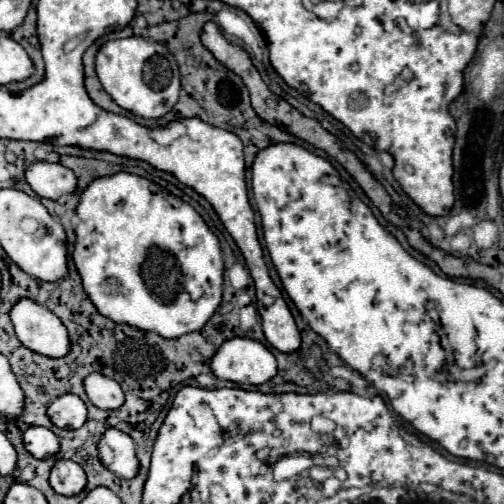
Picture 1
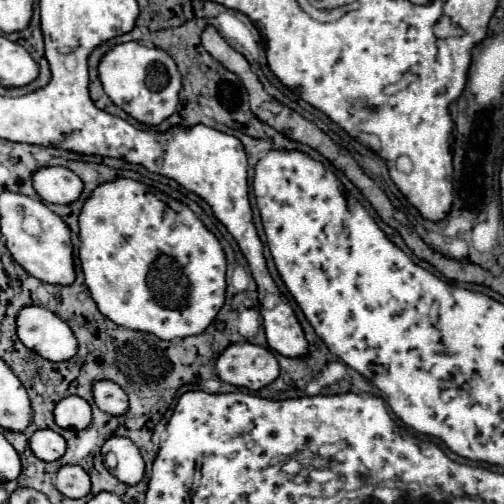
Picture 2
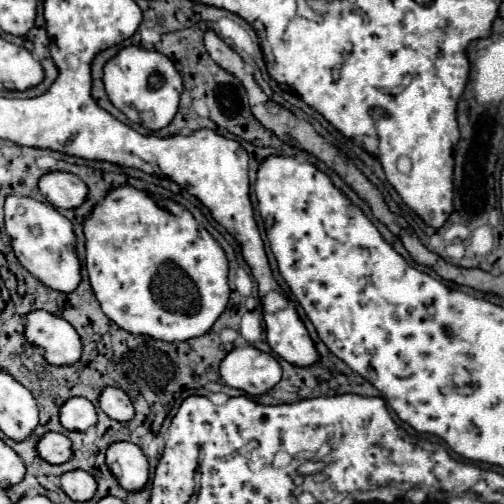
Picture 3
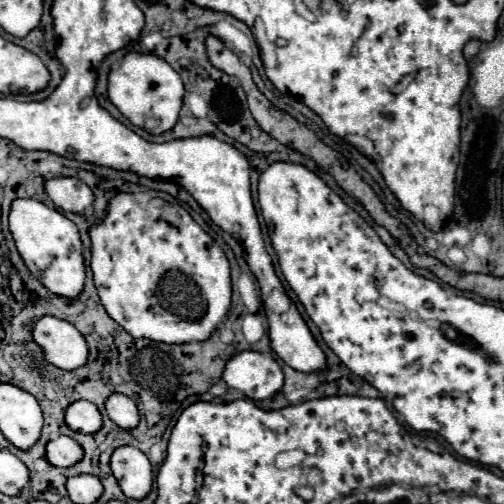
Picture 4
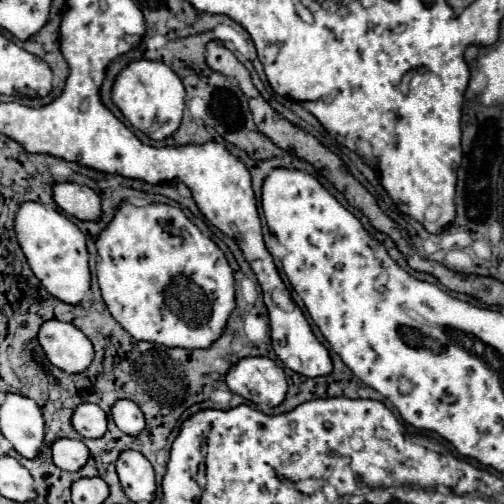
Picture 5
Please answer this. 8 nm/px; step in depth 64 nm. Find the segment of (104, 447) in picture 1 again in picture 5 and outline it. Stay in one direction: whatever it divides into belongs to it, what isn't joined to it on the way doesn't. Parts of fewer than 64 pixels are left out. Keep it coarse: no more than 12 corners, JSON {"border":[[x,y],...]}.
{"border":[[122,452],[116,472],[132,502],[156,498],[152,464]]}

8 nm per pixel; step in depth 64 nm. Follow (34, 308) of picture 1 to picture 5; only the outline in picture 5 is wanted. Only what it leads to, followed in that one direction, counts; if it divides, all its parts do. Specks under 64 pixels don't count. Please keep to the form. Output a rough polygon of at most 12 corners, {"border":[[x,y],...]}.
{"border":[[48,320],[38,340],[68,374],[84,372],[94,346],[74,324]]}

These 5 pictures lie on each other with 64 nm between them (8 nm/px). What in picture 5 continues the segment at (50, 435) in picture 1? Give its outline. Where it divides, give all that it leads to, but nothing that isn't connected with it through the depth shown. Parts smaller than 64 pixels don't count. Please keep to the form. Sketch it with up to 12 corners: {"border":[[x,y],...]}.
{"border":[[64,438],[52,444],[60,470],[78,472],[88,462],[82,440]]}

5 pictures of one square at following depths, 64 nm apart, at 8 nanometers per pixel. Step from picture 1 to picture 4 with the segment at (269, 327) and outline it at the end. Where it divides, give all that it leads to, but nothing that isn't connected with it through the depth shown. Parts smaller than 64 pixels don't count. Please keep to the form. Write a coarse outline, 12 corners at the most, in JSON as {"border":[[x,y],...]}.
{"border":[[268,312],[272,350],[294,370],[326,368],[300,312]]}

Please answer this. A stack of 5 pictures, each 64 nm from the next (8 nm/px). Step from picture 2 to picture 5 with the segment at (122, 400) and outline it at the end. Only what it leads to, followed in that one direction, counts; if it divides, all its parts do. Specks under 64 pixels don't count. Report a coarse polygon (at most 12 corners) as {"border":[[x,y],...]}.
{"border":[[130,400],[112,406],[114,424],[128,436],[146,426],[142,410]]}

